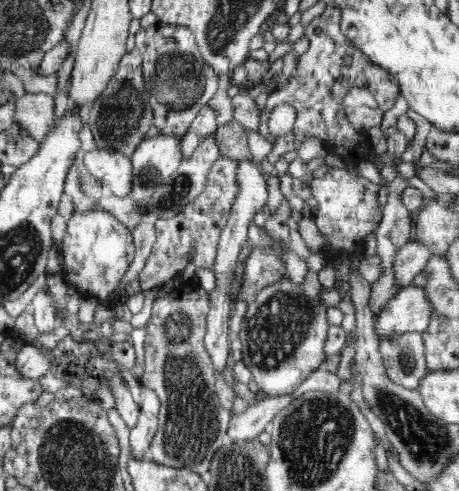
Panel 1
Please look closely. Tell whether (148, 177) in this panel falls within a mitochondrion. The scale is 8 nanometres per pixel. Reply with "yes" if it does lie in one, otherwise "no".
yes

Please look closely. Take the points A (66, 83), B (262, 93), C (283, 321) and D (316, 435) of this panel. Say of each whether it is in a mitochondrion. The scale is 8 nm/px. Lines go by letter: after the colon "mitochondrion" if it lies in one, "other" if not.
A: other
B: other
C: mitochondrion
D: mitochondrion

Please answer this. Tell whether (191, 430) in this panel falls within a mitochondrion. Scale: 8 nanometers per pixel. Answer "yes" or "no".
yes

